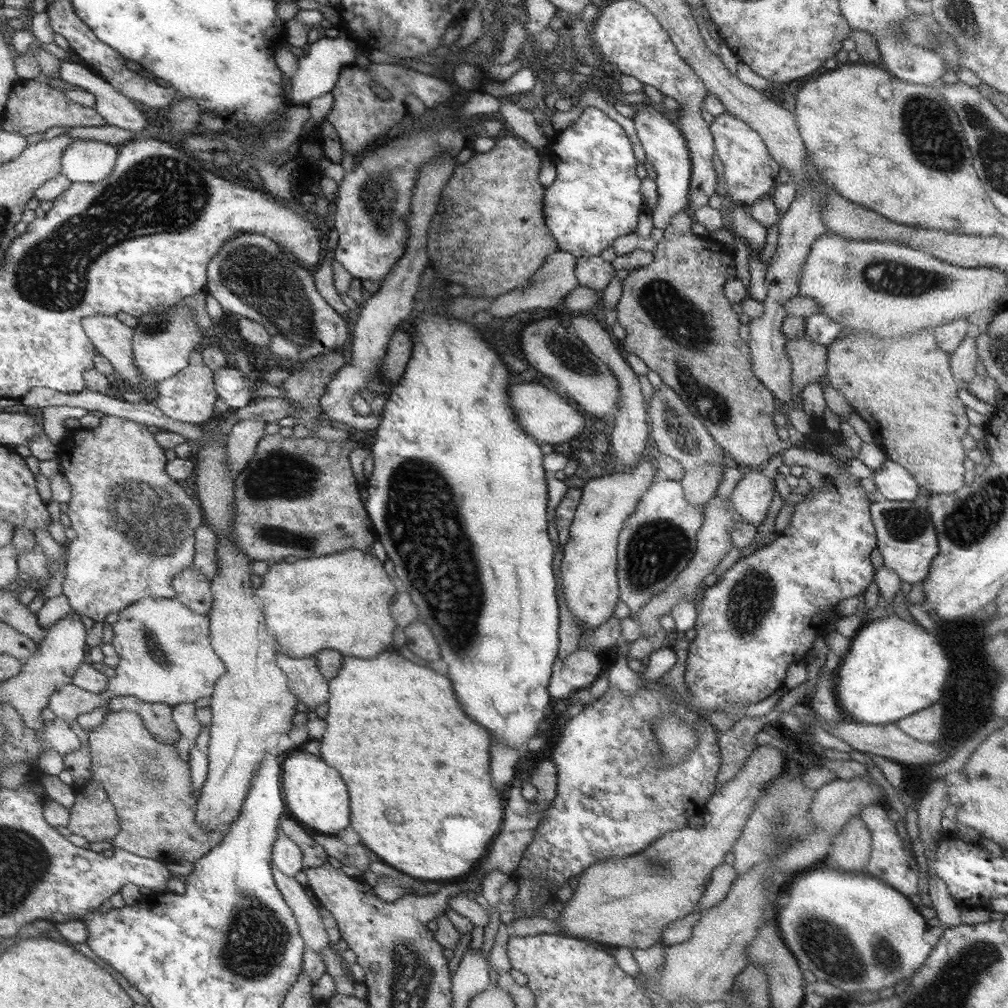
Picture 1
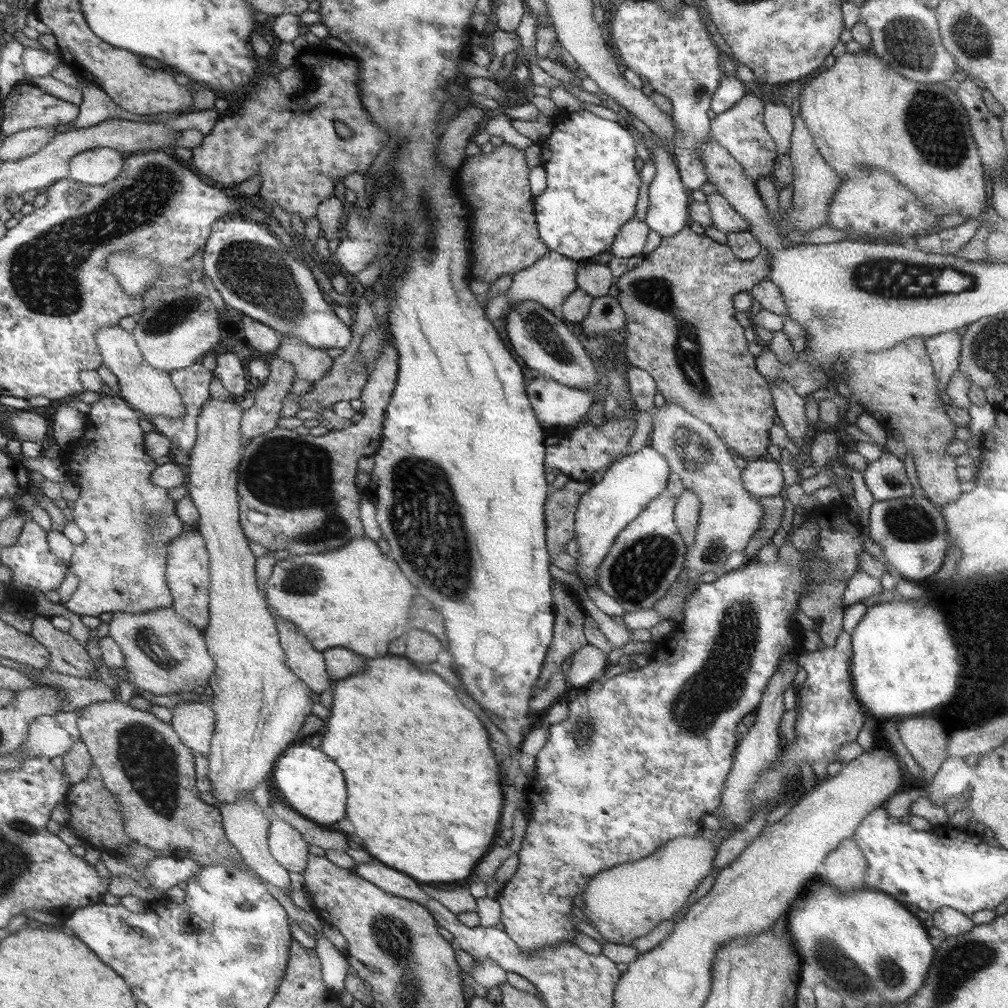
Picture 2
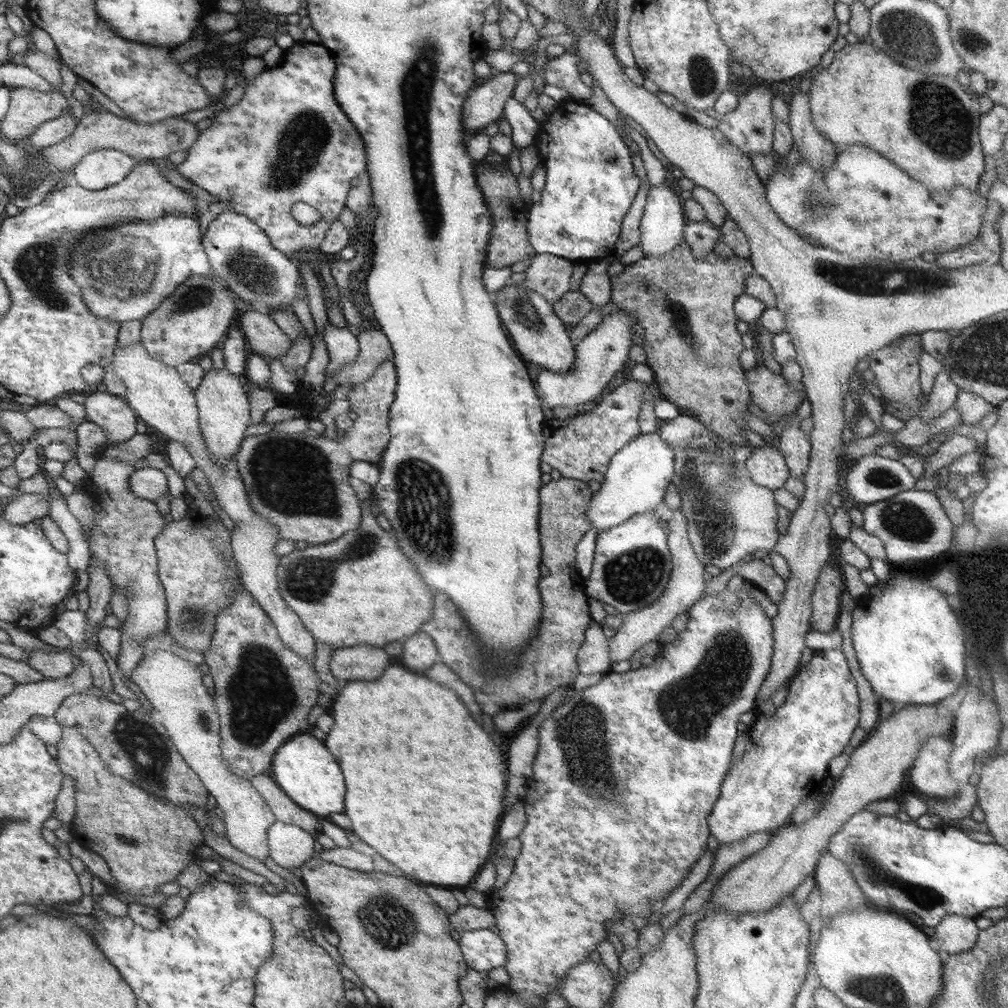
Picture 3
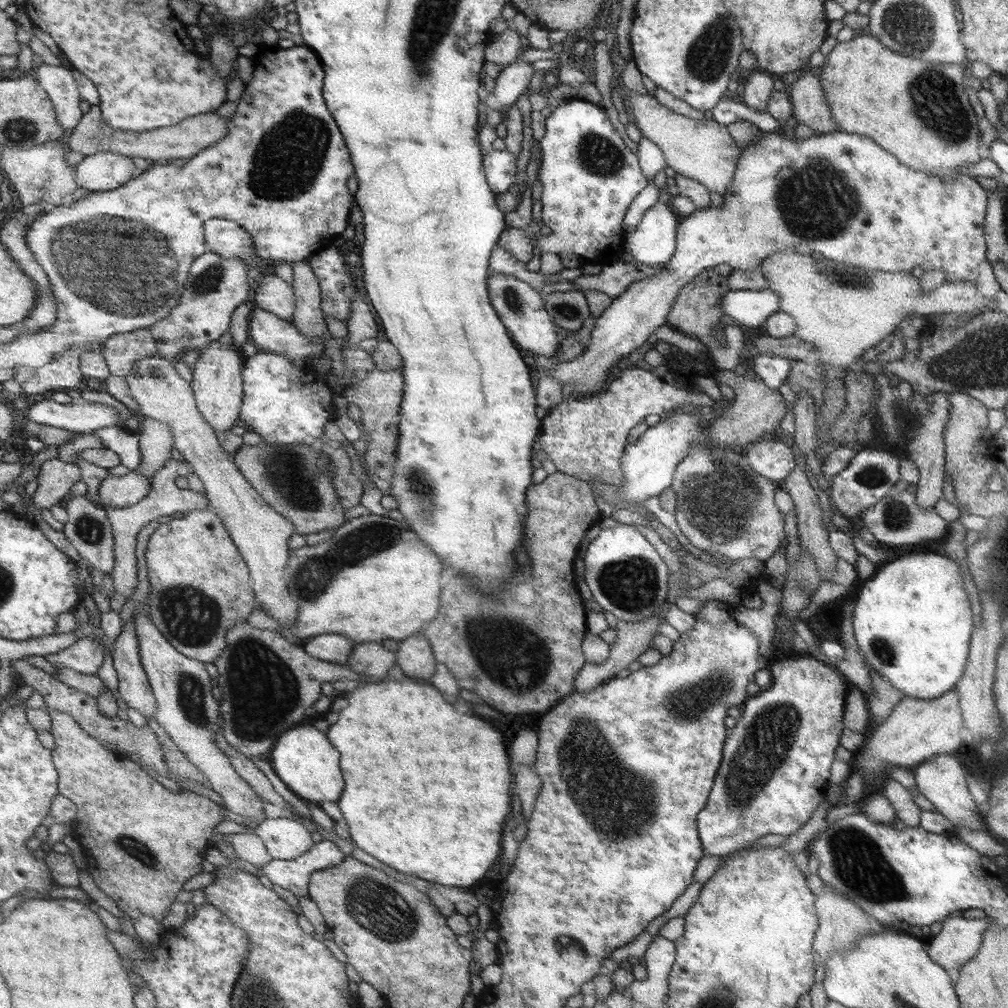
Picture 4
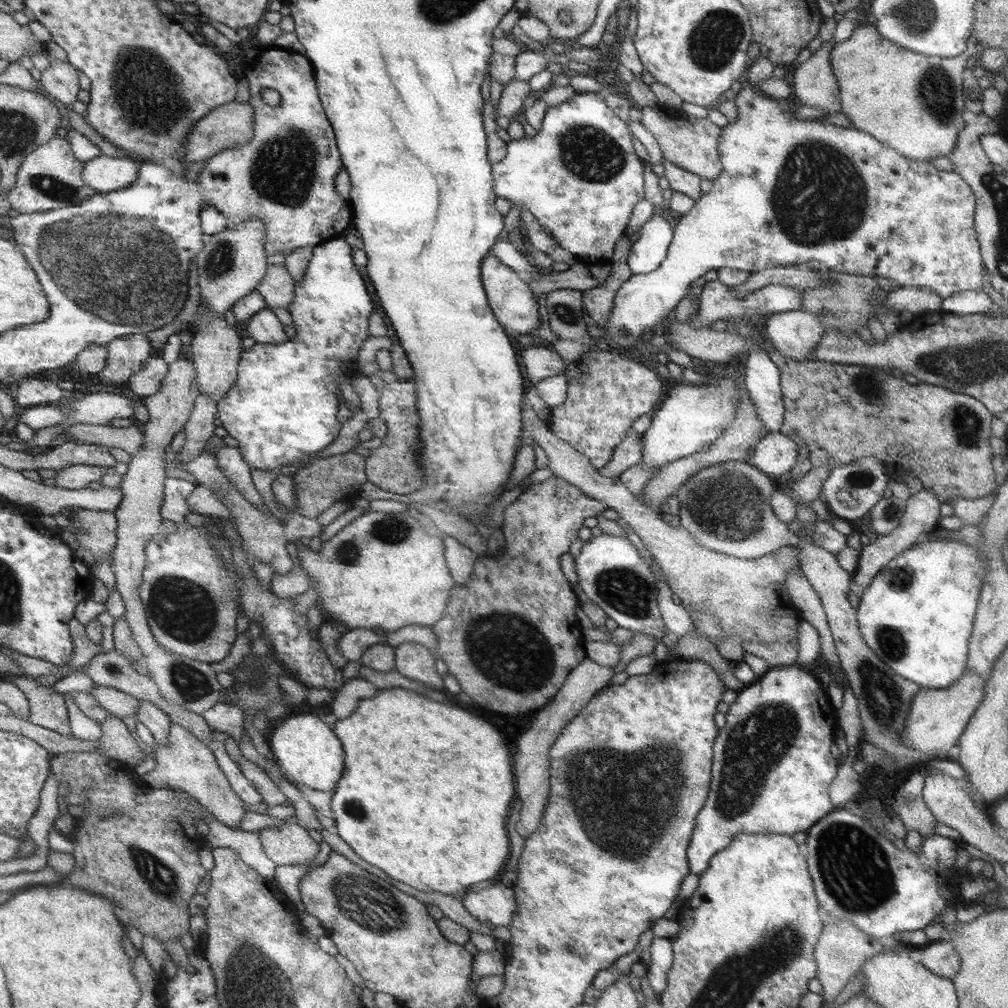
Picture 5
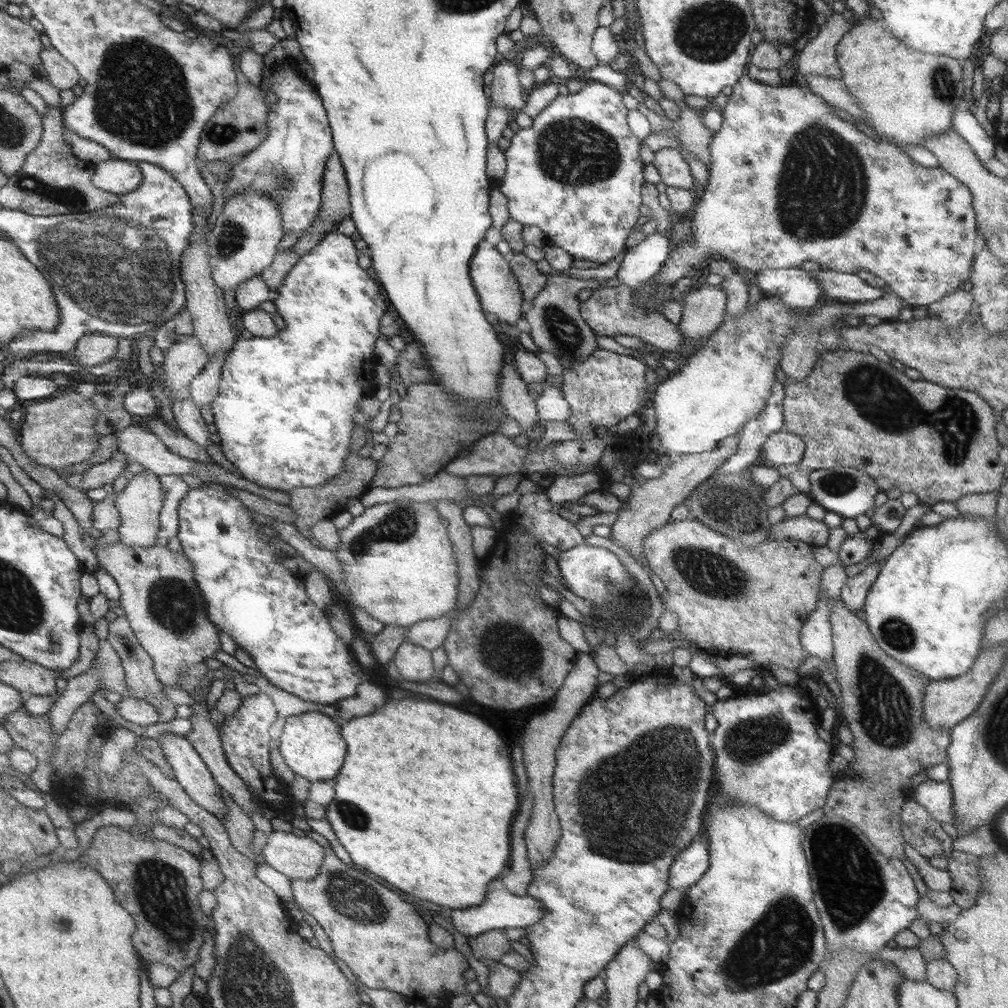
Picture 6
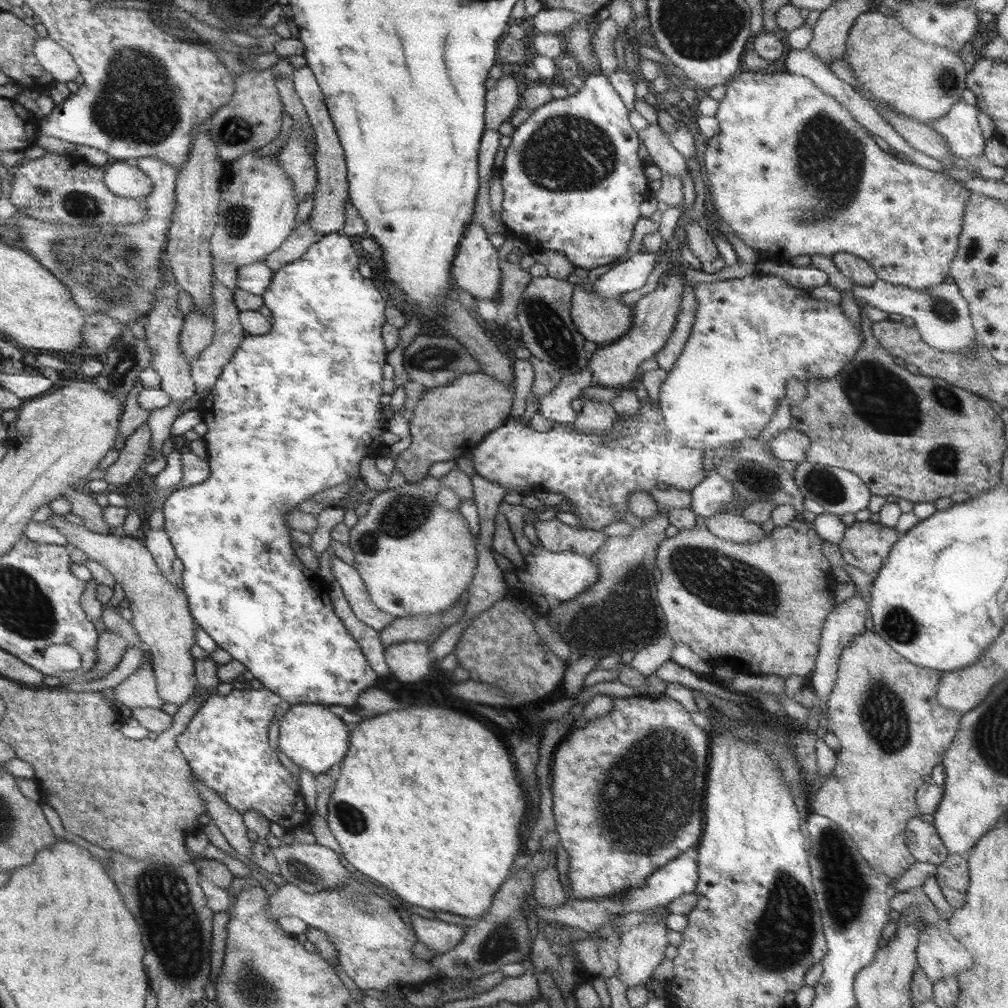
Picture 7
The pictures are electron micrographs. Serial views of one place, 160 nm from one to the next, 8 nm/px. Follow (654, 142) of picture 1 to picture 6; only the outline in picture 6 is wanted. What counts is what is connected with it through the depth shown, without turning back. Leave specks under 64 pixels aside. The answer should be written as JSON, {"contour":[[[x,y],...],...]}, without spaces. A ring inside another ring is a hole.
{"contour":[[[659,233],[645,236],[645,239],[633,248],[628,248],[622,257],[621,265],[615,277],[618,282],[631,290],[637,290],[645,282],[657,275],[661,264],[665,263],[669,244]]]}

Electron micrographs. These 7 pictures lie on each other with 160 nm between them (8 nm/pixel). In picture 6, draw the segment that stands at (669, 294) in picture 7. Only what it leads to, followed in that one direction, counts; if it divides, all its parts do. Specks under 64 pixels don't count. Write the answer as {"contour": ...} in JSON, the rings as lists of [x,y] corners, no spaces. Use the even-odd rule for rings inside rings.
{"contour":[[[600,349],[595,350],[583,362],[563,371],[560,390],[571,411],[565,422],[572,426],[576,436],[574,439],[590,441],[597,437],[593,430],[594,425],[614,428],[629,414],[642,411],[645,408],[643,372],[645,366],[639,359]]]}

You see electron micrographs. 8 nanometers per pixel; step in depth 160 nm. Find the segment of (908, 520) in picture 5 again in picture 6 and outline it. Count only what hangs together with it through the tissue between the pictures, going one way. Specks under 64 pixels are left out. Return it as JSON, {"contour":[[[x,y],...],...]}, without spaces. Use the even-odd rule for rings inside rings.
{"contour":[[[883,559],[867,565],[865,569],[857,575],[853,575],[853,577],[845,577],[846,581],[841,587],[838,599],[851,614],[855,614],[857,610],[864,606],[864,600],[869,593],[868,590],[876,580],[882,564]]]}

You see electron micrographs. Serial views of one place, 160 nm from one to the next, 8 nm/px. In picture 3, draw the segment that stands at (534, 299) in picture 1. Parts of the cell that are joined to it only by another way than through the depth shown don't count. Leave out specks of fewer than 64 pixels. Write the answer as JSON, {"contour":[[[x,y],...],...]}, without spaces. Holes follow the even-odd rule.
{"contour":[[[534,254],[530,260],[529,267],[523,271],[525,280],[521,283],[522,286],[535,291],[538,295],[542,295],[553,304],[558,298],[569,291],[569,280],[573,270],[573,263],[552,254]]]}

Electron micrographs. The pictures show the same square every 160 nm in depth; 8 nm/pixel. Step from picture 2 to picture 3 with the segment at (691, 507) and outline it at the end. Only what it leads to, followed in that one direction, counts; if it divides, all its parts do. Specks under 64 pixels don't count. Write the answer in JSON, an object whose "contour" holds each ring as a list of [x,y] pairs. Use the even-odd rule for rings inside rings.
{"contour":[[[679,507],[671,512],[668,520],[668,532],[666,542],[668,543],[670,554],[673,558],[673,568],[670,570],[670,578],[661,596],[651,606],[641,610],[624,613],[624,619],[620,620],[620,625],[615,629],[613,636],[608,640],[608,657],[610,664],[616,662],[629,661],[629,656],[635,654],[635,650],[643,648],[647,642],[658,640],[663,628],[671,625],[671,620],[688,610],[688,608],[706,592],[703,579],[702,562],[695,556],[694,550],[688,541],[686,524]]]}

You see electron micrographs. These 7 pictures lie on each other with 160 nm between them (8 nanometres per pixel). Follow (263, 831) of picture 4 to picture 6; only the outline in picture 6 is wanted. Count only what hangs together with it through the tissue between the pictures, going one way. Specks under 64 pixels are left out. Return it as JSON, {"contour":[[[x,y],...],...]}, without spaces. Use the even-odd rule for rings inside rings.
{"contour":[[[272,831],[261,852],[264,862],[288,879],[315,878],[325,857],[319,843],[291,832]]]}

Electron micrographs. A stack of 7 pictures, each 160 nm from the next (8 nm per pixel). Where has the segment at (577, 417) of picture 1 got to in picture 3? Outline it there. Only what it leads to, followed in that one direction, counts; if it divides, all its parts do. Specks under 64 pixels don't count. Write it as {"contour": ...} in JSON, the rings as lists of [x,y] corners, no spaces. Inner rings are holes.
{"contour":[[[623,309],[611,311],[594,329],[589,332],[579,344],[575,345],[576,360],[566,373],[557,374],[542,369],[537,374],[539,398],[543,398],[551,408],[560,406],[564,413],[583,410],[589,407],[589,400],[599,396],[612,380],[613,374],[623,366],[627,360],[627,352],[631,348],[631,326],[637,328],[634,315]]]}

